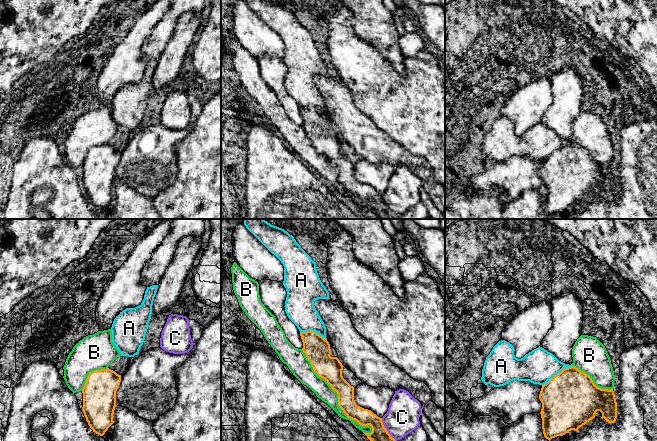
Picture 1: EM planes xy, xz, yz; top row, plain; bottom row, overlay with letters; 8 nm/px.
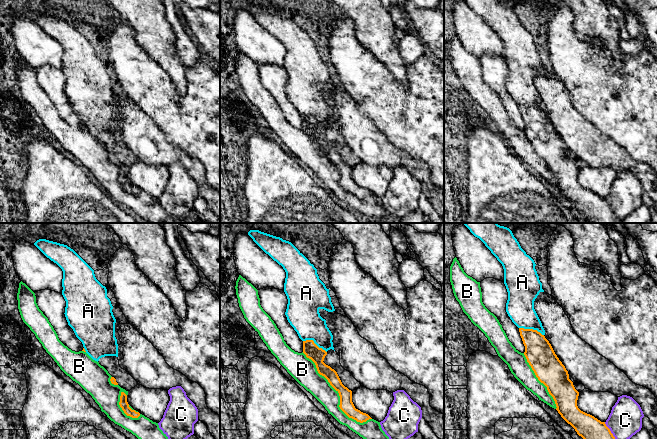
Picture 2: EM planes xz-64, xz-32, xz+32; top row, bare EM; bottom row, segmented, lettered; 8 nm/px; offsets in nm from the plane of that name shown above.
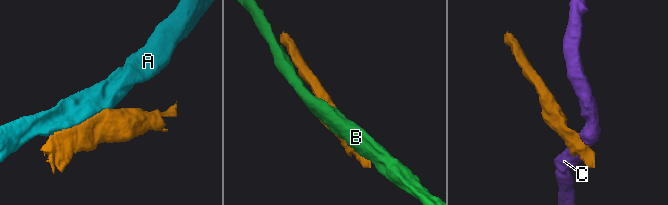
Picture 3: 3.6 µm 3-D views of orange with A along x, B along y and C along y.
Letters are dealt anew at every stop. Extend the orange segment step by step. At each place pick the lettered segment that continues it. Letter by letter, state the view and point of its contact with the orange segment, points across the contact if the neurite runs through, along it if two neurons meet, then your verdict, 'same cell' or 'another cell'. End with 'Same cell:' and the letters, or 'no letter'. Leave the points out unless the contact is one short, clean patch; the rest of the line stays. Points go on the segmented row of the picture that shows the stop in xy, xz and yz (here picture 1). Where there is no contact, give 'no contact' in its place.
A: contact yz (558, 373); another cell
B: contact xz (338, 397); another cell
C: contact xz (386, 430); border xz (381, 418), (383, 426), (396, 440); another cell
Same cell: no letter

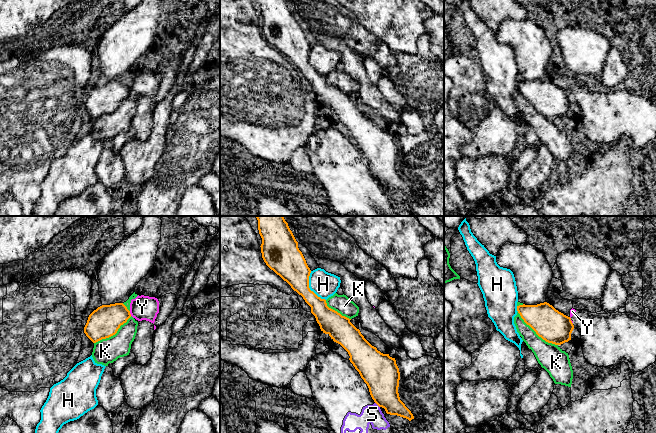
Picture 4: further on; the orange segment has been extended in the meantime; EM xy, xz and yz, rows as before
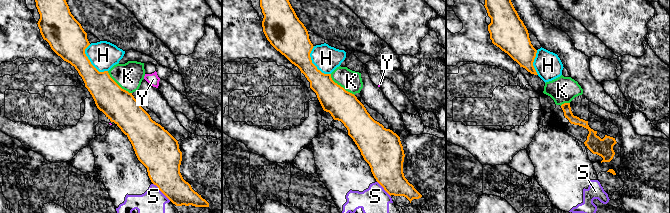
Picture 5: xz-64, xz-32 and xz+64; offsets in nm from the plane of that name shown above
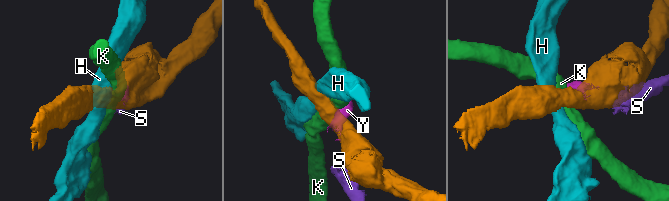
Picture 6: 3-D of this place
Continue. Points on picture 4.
H: contact xz (309, 288); another cell
K: contact yz (536, 333); border yz (517, 312), (539, 336), (557, 345); another cell
S: contact xz (377, 404); another cell
Y: contact xy (129, 313); border xy (129, 311), (131, 315); another cell
Same cell: no letter

